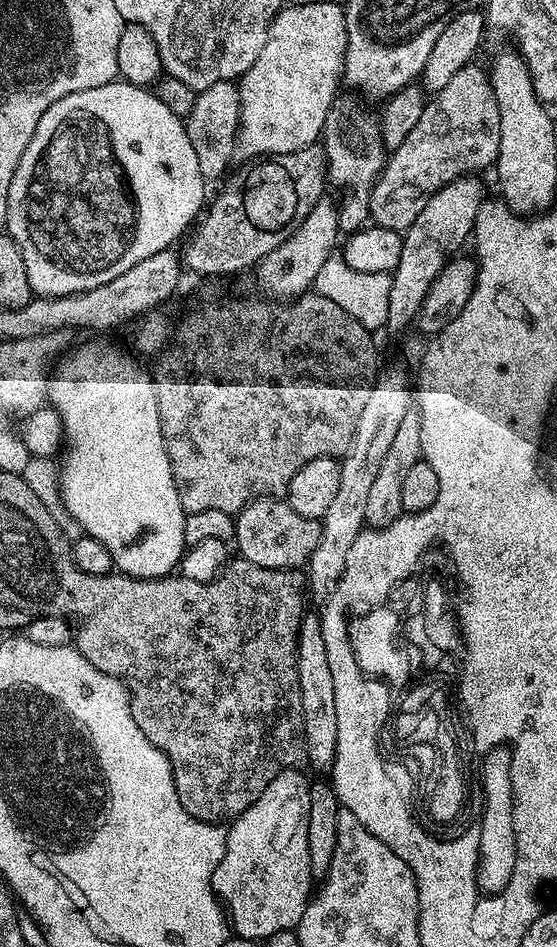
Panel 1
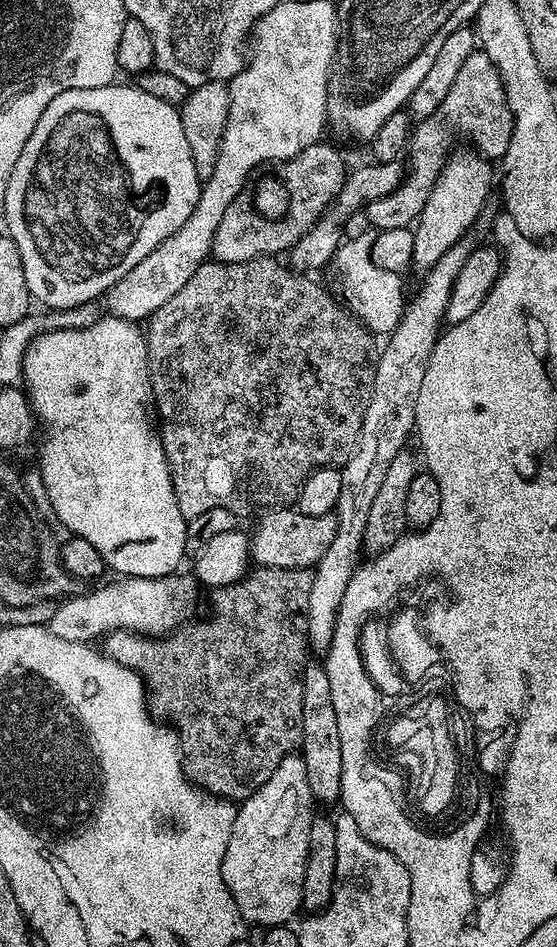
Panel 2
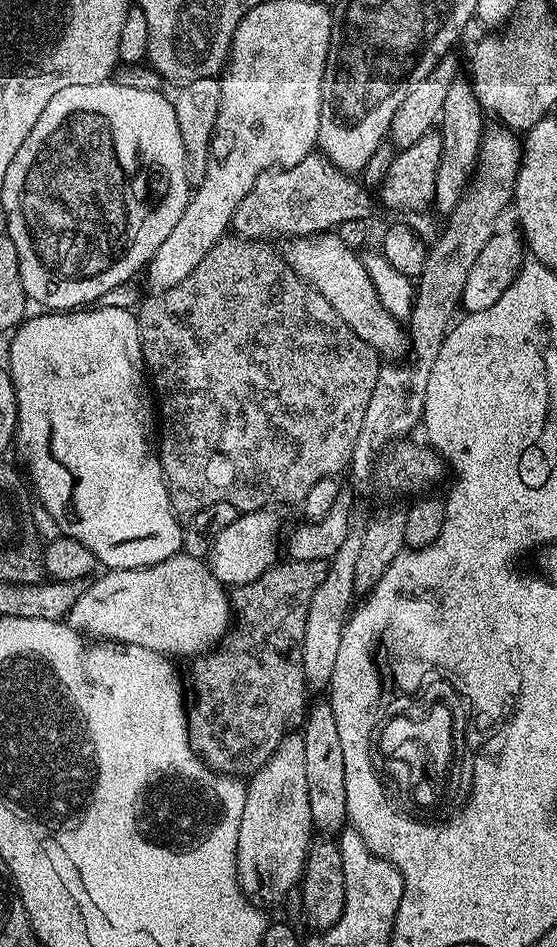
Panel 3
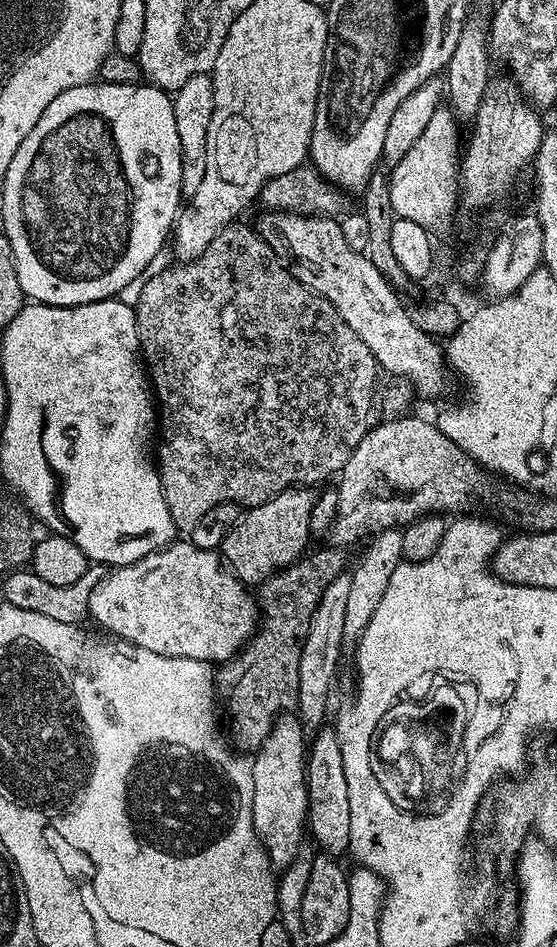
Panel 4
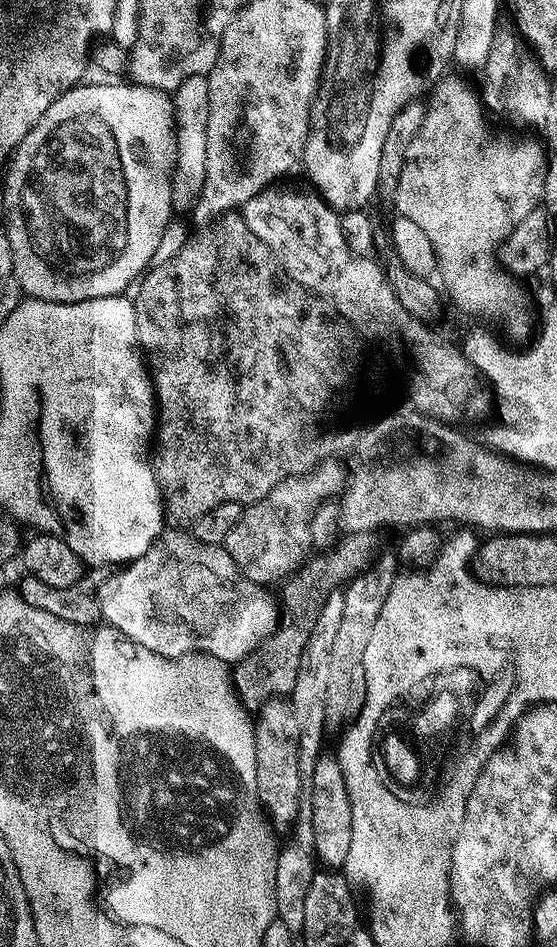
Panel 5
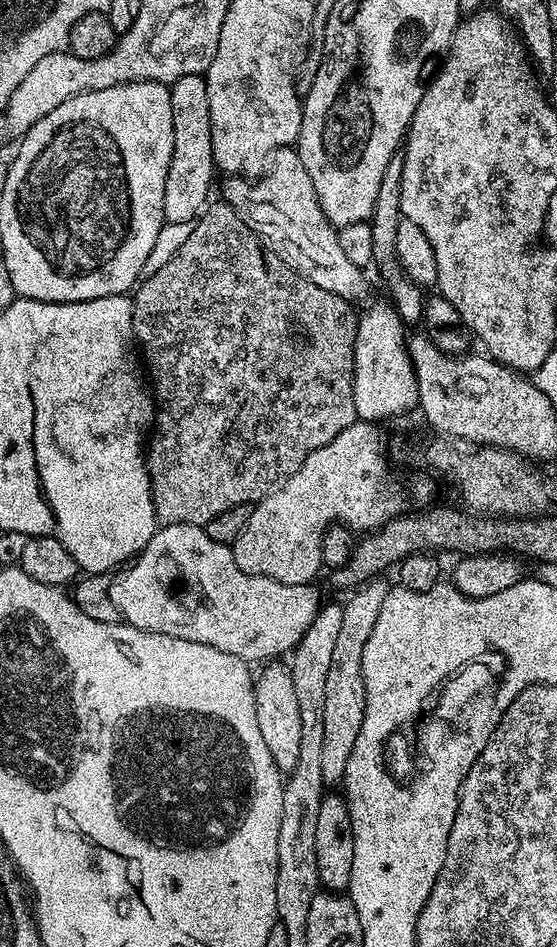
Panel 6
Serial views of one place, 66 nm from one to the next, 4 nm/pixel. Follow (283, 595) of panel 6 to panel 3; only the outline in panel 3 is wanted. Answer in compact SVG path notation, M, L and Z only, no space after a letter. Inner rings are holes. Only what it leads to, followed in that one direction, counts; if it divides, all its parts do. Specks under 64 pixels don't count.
M181 550L170 558L157 560L154 566L101 571L85 587L78 602L74 602L66 623L76 632L84 633L88 638L142 646L149 648L152 652L167 654L172 658L184 655L192 658L219 645L220 641L228 635L233 620L234 609L229 589L222 582L218 582L218 578L214 578L214 574L201 557L188 556Z

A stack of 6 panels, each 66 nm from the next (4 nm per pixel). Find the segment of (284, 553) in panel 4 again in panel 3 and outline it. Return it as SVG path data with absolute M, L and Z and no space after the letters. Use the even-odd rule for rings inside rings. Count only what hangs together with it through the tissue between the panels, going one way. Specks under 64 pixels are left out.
M260 508L257 512L241 512L234 522L230 522L230 526L226 526L226 530L222 530L222 534L218 534L218 538L214 538L214 546L207 554L206 563L209 570L214 574L214 578L218 578L218 582L222 582L225 586L249 584L262 578L262 574L266 574L266 570L275 566L279 557L276 555L282 552L280 516L276 512L279 511L272 508Z

